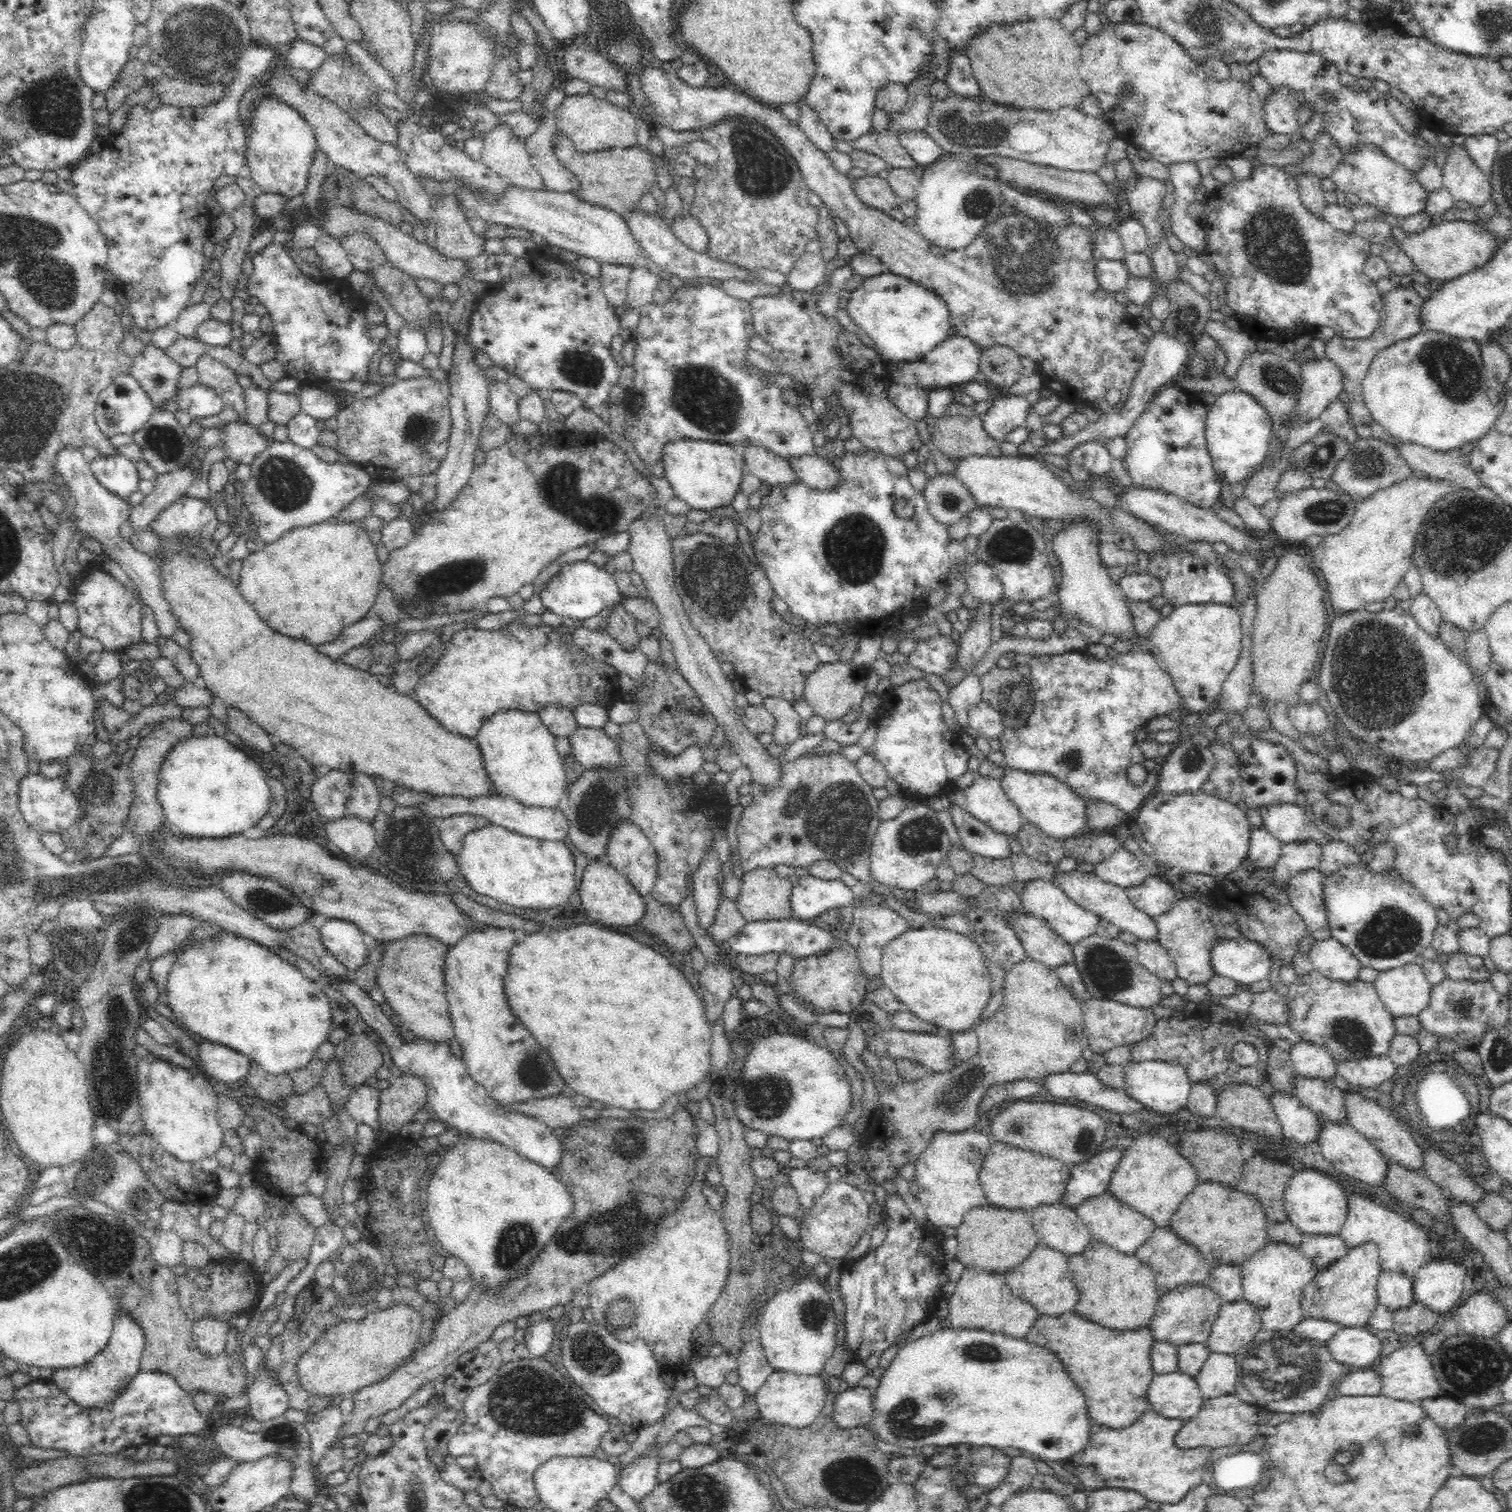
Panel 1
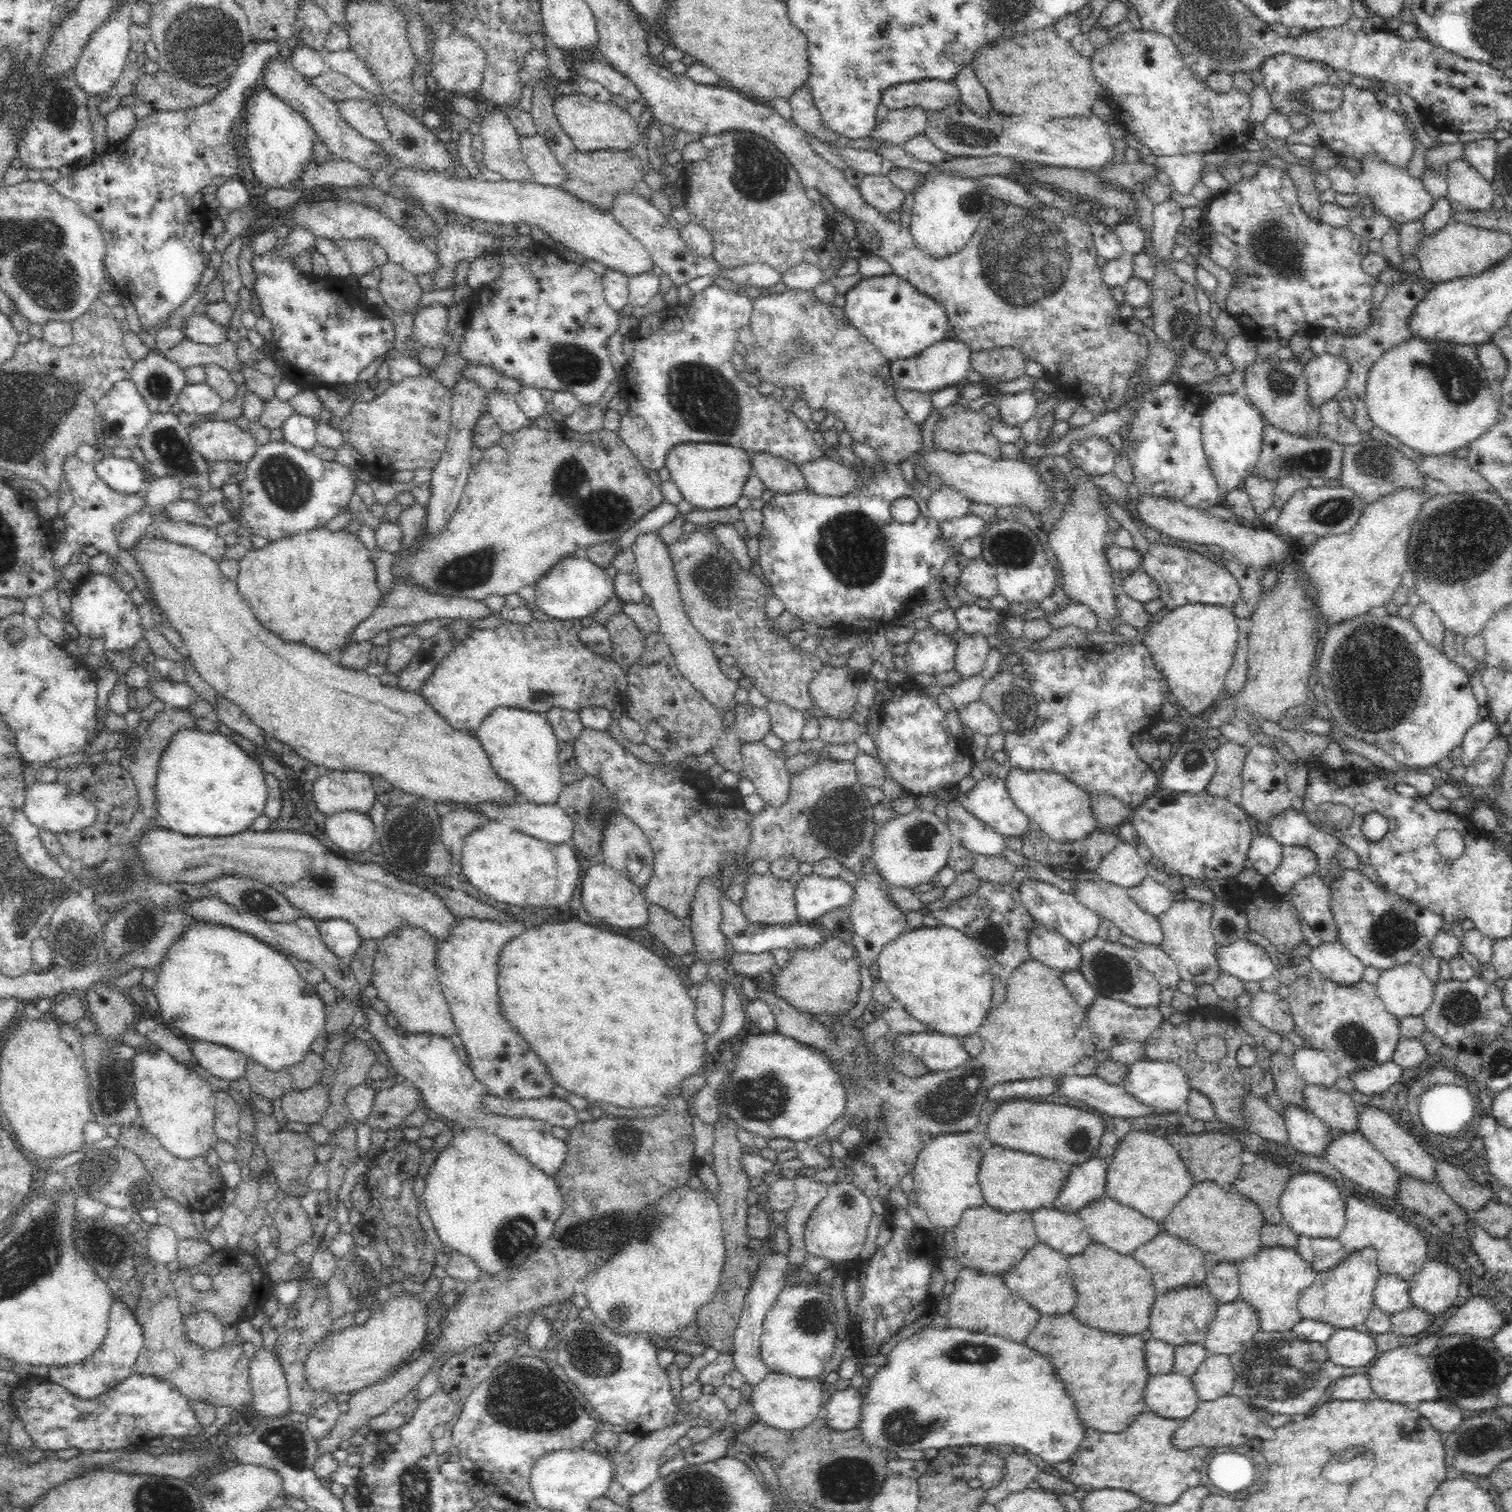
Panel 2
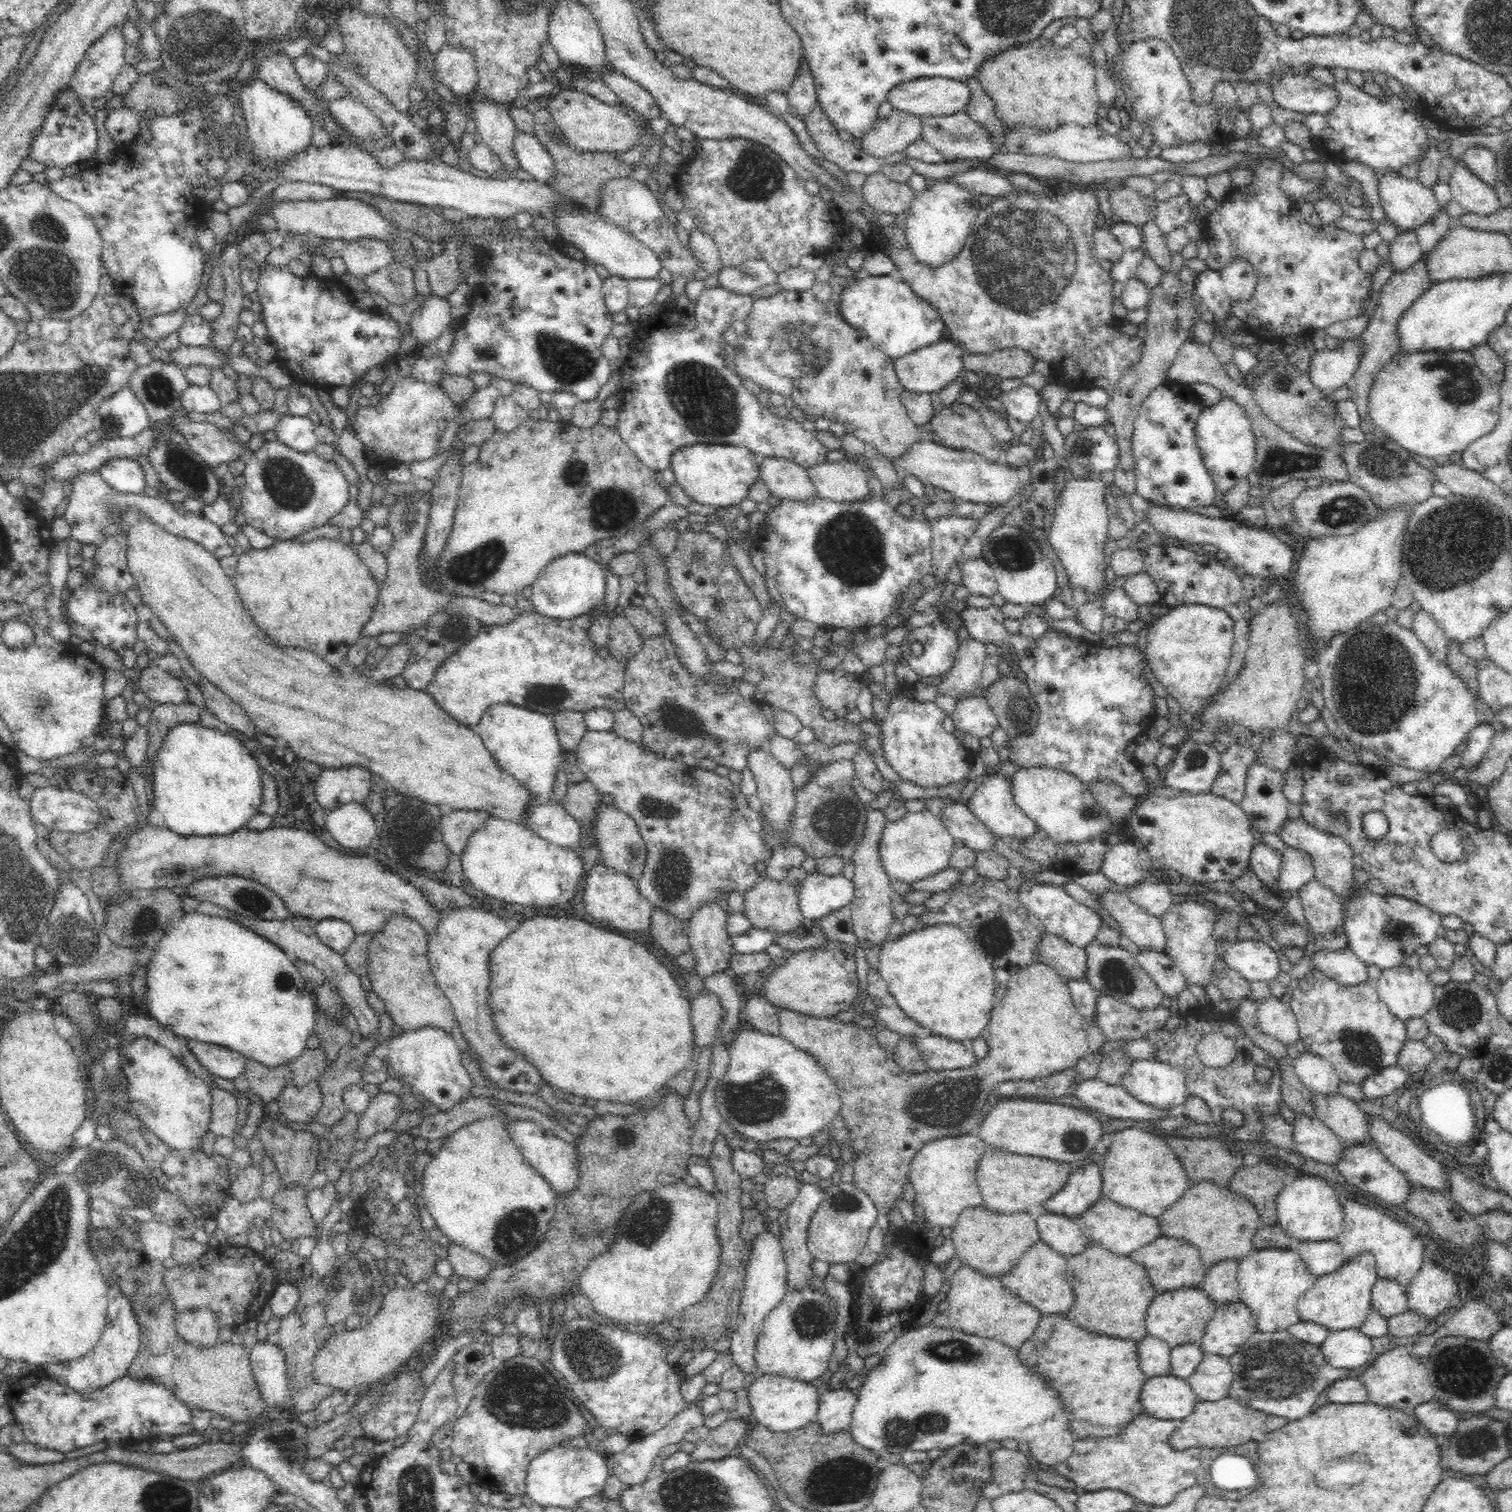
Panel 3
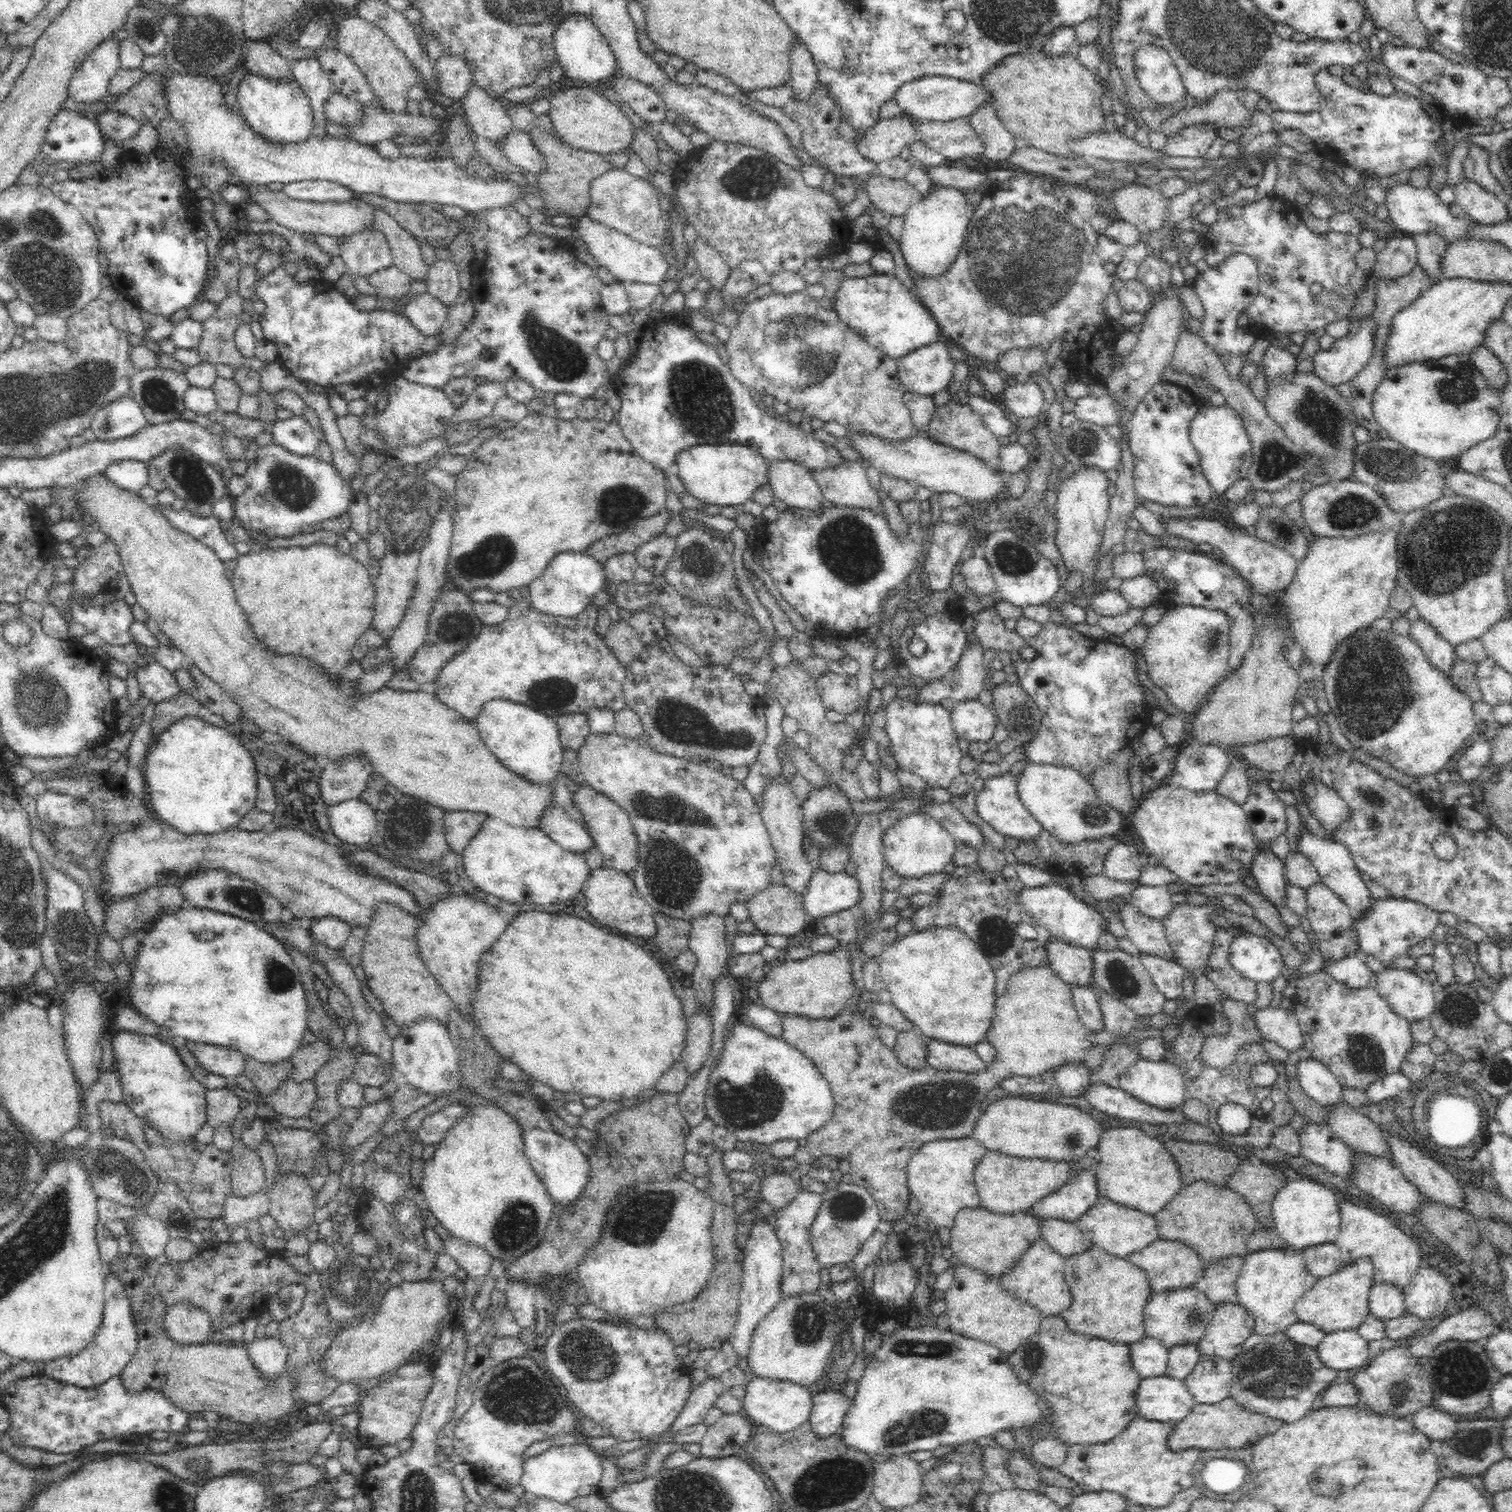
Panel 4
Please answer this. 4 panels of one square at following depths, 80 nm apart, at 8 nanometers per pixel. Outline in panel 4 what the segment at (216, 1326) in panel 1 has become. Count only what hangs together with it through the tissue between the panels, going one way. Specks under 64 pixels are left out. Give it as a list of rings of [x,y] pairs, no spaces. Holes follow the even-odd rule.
[[[192,1302],[166,1305],[161,1327],[165,1336],[183,1345],[209,1342],[214,1332],[208,1313]]]

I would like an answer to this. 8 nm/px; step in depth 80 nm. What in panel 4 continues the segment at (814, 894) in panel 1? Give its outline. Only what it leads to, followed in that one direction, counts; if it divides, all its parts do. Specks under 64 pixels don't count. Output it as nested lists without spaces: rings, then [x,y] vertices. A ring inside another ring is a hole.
[[[819,868],[802,901],[806,914],[817,920],[857,906],[860,898],[862,887],[855,874],[850,876],[845,870],[832,874]]]

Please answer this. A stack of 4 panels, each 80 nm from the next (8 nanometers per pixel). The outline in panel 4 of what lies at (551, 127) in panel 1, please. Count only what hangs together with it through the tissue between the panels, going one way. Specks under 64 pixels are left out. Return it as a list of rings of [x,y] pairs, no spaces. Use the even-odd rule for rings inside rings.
[[[514,127],[501,143],[495,145],[502,150],[510,164],[532,172],[532,174],[539,173],[543,158],[532,144],[532,138],[528,133],[521,132]]]

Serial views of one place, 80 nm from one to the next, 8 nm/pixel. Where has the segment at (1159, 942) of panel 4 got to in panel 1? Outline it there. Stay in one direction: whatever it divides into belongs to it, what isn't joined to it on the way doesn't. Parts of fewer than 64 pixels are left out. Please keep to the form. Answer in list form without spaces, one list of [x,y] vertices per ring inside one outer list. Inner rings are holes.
[[[1075,869],[1069,873],[1054,873],[1050,878],[1054,884],[1060,886],[1074,902],[1084,907],[1086,910],[1097,914],[1101,919],[1111,922],[1117,926],[1122,932],[1130,932],[1132,936],[1136,936],[1137,940],[1158,941],[1158,927],[1156,921],[1144,911],[1138,910],[1131,903],[1127,895],[1127,889],[1120,886],[1110,884],[1100,880],[1093,872],[1084,873]]]

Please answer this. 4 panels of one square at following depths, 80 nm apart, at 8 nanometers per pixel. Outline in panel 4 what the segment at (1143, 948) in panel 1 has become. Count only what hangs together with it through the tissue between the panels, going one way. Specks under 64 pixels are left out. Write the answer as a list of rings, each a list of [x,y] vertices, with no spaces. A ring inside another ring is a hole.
[[[1141,954],[1138,957],[1152,974],[1157,990],[1164,994],[1167,1000],[1175,1000],[1182,995],[1183,976],[1185,975],[1182,965],[1148,954]]]

